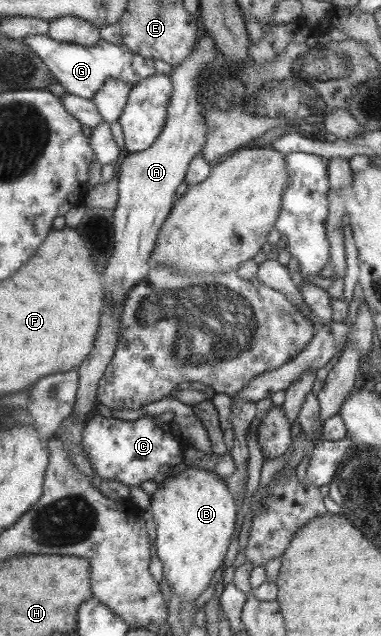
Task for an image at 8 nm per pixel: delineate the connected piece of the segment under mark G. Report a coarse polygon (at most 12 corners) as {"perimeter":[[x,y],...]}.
{"perimeter":[[100,37],[21,41],[67,93],[89,100],[107,79],[132,87],[153,59]]}

